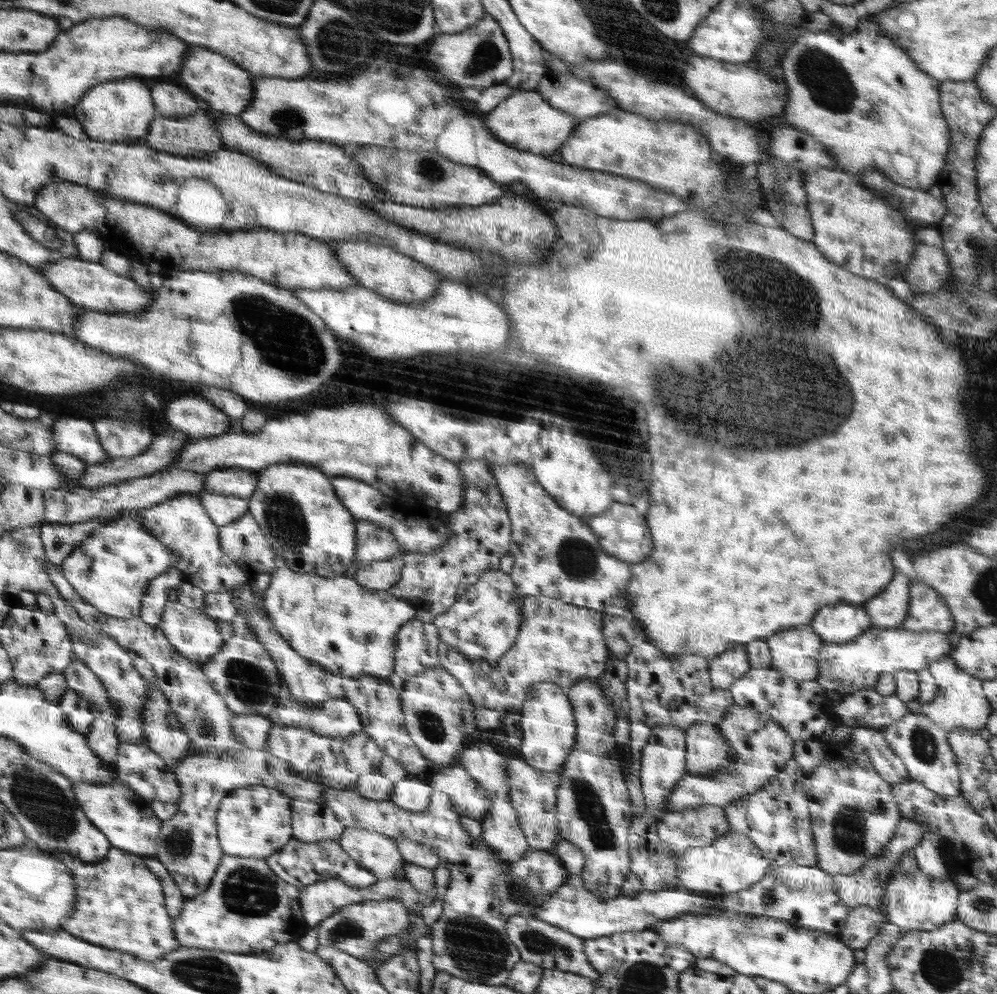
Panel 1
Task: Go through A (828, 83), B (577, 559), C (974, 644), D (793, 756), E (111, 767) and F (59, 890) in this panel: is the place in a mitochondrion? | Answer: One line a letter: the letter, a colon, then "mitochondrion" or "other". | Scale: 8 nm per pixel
A: mitochondrion
B: mitochondrion
C: other
D: other
E: other
F: other

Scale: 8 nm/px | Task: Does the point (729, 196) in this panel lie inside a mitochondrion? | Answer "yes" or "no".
no

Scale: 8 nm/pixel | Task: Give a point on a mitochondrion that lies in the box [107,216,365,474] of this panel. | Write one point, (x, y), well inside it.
(286, 339)

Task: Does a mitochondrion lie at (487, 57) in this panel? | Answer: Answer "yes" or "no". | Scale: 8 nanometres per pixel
yes

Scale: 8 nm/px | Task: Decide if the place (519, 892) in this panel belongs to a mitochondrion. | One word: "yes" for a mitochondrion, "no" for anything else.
yes

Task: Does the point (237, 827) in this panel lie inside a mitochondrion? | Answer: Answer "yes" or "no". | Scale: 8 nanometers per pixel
no

